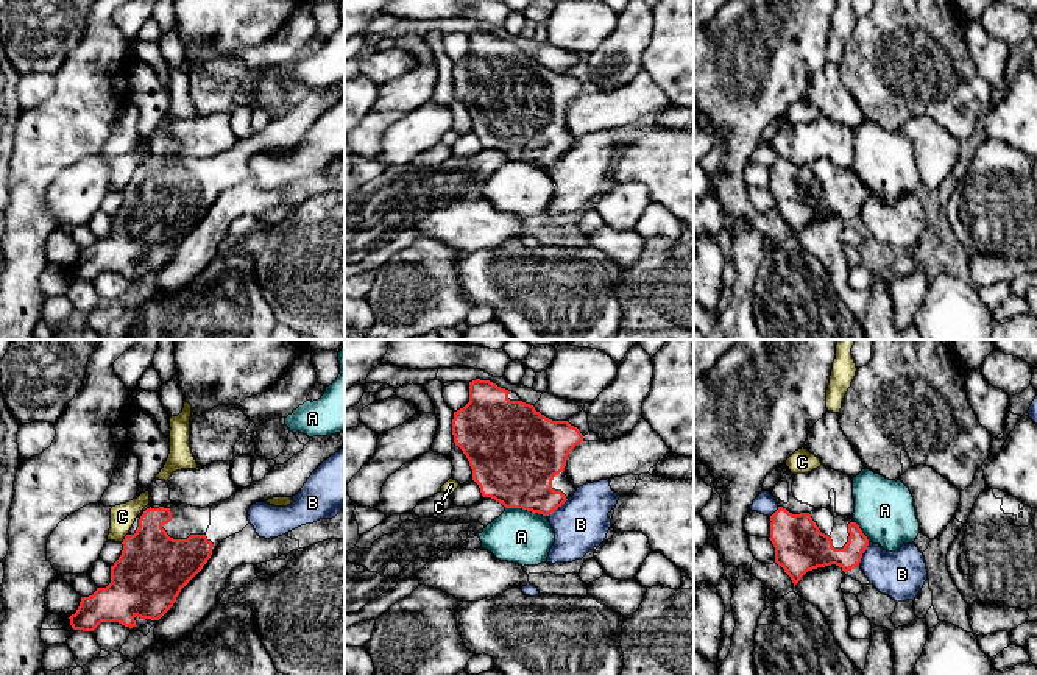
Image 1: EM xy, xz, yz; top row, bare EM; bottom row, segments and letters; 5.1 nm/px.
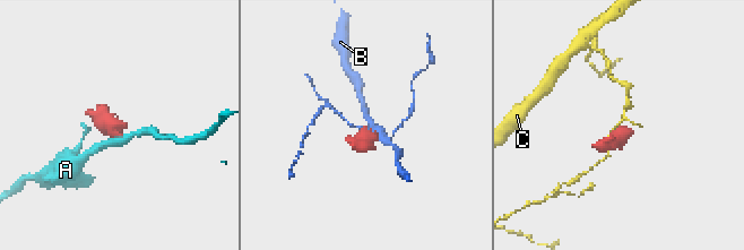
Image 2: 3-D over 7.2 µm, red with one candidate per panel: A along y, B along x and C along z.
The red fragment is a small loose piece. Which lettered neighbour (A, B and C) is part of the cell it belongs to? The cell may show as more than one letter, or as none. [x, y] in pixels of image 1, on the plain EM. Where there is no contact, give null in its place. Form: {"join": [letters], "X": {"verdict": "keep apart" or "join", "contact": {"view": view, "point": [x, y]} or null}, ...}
{"join": [], "A": {"verdict": "keep apart", "contact": {"view": "xz", "point": [526, 159]}}, "B": {"verdict": "keep apart", "contact": {"view": "yz", "point": [863, 203]}}, "C": {"verdict": "keep apart", "contact": {"view": "xy", "point": [125, 189]}}}

